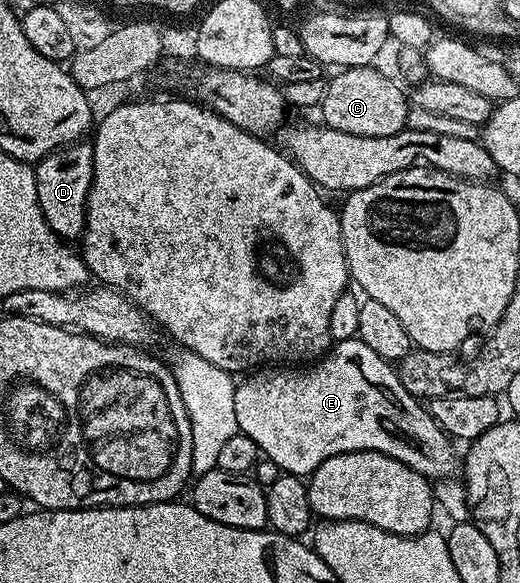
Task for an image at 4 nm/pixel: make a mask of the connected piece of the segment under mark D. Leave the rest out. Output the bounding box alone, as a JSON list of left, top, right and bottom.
[34,141,94,241]

